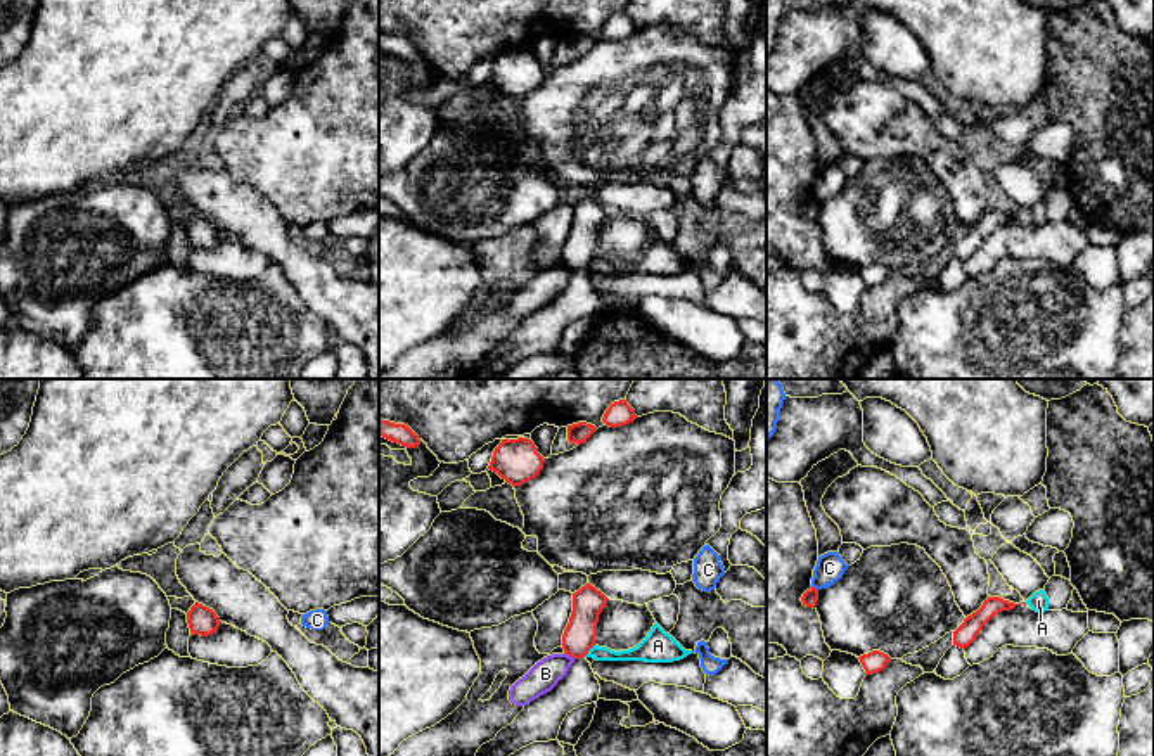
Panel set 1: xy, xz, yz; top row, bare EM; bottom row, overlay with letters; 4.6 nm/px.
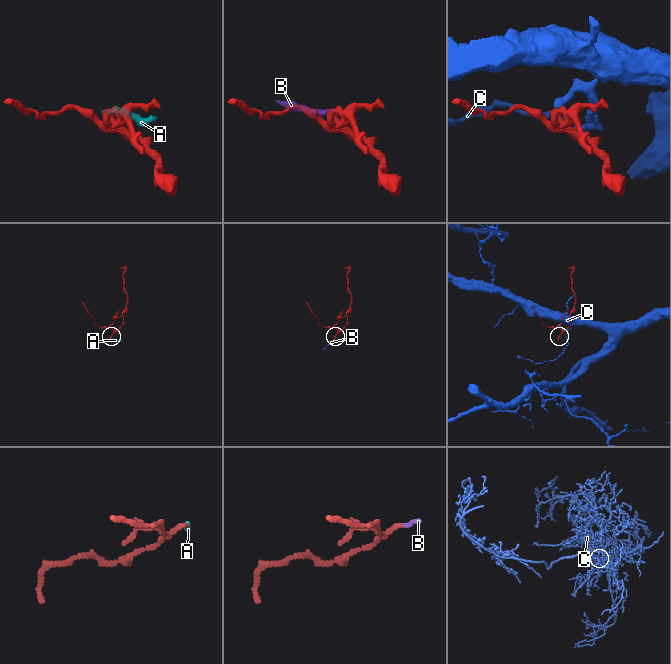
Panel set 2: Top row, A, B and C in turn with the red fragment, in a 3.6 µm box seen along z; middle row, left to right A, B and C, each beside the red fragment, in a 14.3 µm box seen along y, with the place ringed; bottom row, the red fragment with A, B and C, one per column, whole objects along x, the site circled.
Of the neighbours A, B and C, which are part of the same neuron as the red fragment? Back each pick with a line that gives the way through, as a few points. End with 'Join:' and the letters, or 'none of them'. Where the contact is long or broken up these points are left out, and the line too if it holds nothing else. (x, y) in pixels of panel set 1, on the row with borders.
Join: none of them

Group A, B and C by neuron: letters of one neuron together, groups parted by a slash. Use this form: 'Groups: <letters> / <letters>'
Groups: A B / C

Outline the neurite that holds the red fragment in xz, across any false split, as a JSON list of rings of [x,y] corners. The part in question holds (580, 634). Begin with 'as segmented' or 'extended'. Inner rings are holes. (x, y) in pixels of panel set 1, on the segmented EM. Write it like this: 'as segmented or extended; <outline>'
as segmented; [[[587,583],[573,593],[573,612],[562,635],[562,649],[567,656],[580,659],[595,645],[599,614],[607,597]]]

